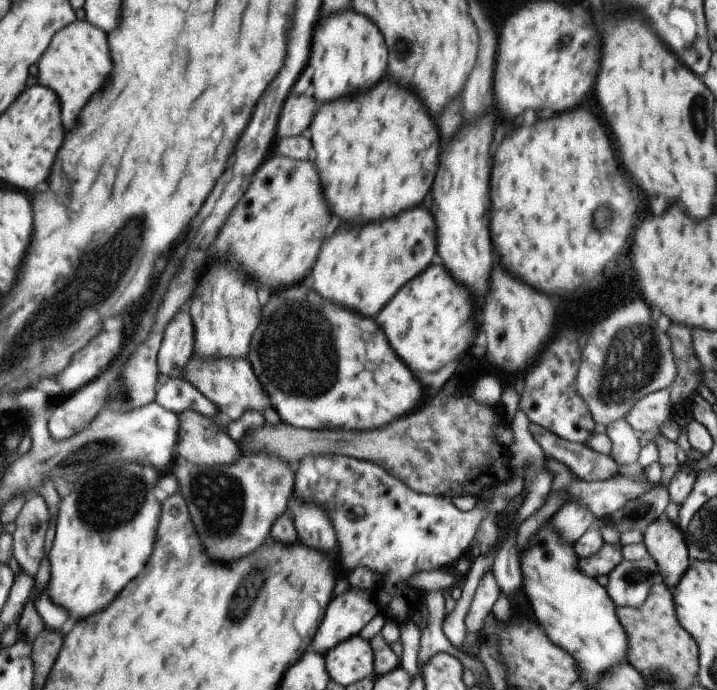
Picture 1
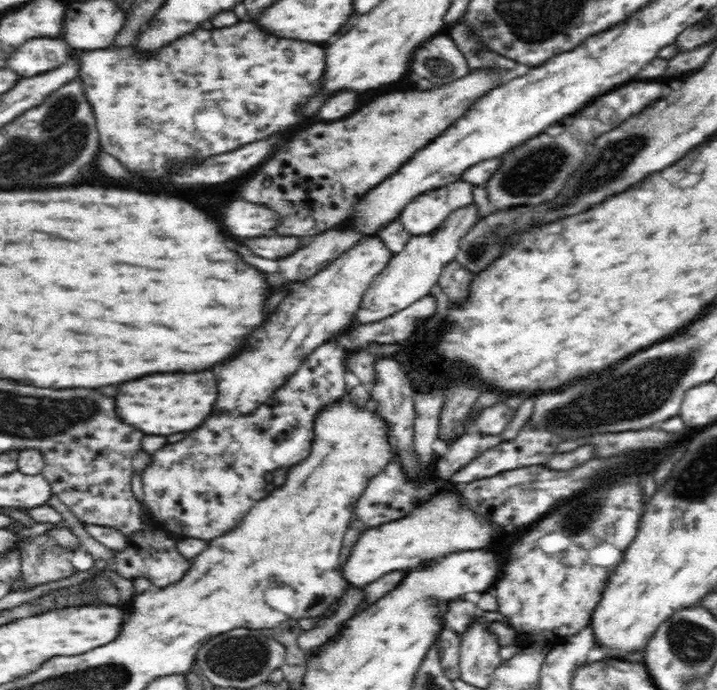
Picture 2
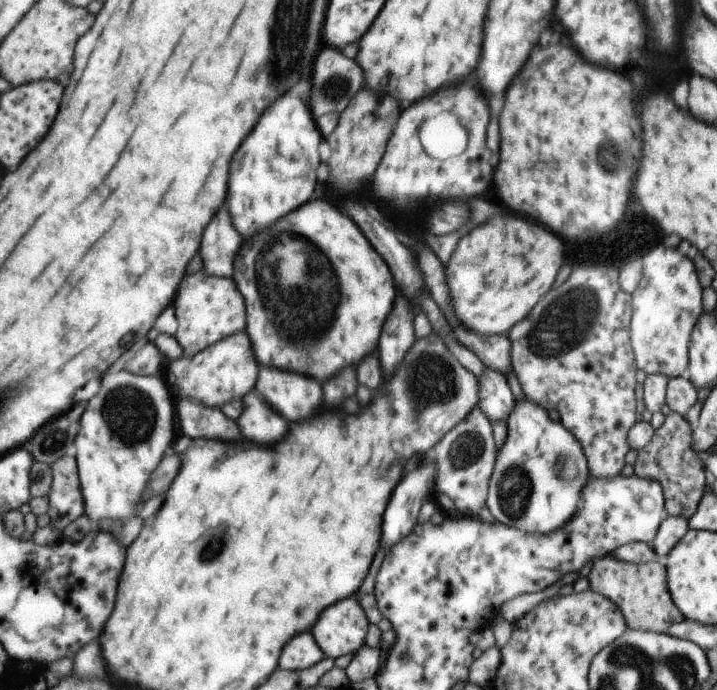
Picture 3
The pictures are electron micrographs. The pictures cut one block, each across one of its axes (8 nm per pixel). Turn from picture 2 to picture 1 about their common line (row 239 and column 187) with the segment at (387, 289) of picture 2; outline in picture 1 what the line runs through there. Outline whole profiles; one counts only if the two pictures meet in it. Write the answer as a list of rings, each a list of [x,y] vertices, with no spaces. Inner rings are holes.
[[[184,410],[177,452],[188,461],[208,466],[236,464],[245,452],[212,417],[198,410]]]

